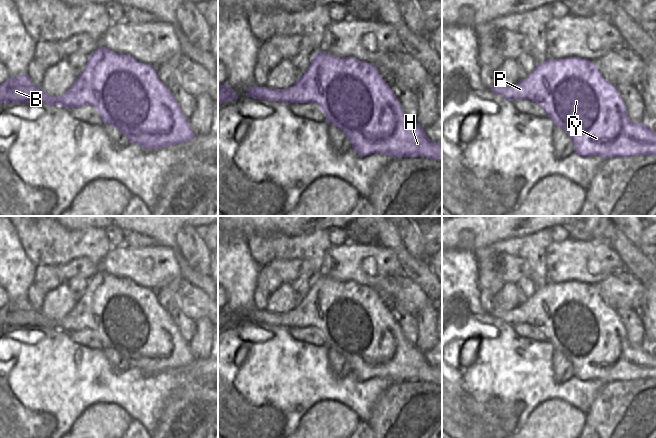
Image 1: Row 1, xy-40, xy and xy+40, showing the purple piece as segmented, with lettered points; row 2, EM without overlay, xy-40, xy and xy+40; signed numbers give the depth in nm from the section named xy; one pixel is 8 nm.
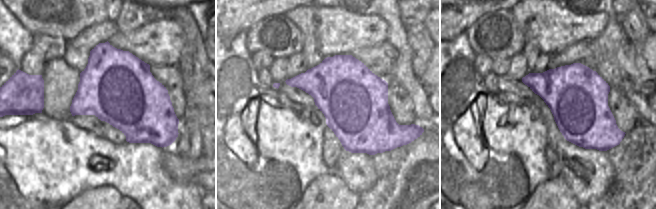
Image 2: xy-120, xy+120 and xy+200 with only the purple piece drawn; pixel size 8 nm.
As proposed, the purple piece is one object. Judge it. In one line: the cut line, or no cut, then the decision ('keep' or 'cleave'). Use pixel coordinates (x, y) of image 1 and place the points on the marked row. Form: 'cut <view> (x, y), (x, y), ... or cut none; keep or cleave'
cut xy (273, 89), (282, 100); cleave

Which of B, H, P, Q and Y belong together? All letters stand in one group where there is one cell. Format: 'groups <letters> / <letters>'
groups B / H P Q Y

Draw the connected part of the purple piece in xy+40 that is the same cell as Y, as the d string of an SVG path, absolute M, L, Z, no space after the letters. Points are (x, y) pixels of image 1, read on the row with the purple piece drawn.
M579 57L565 59L547 59L536 65L536 68L523 80L511 87L492 87L500 91L505 99L529 99L537 103L554 122L563 129L574 144L574 153L581 157L599 155L604 159L611 157L633 157L635 155L656 155L656 133L649 125L631 121L626 106L616 90L616 85L609 83L600 73L594 61Z

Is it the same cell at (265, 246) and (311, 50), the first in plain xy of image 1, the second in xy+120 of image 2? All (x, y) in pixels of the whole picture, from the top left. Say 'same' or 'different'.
same

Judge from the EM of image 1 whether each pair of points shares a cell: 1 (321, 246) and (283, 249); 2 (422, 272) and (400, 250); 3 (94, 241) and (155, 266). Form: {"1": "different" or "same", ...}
{"1": "same", "2": "same", "3": "different"}

